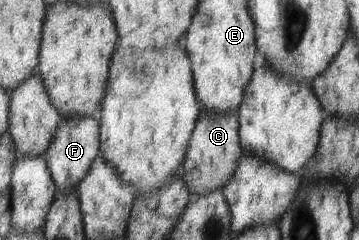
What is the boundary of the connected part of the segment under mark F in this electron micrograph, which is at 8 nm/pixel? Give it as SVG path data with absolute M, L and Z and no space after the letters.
M75 116L75 118L63 120L59 130L55 131L53 142L45 152L45 160L49 164L51 176L57 186L56 196L63 194L76 194L83 178L91 172L91 166L101 151L101 127L99 120L90 116Z

